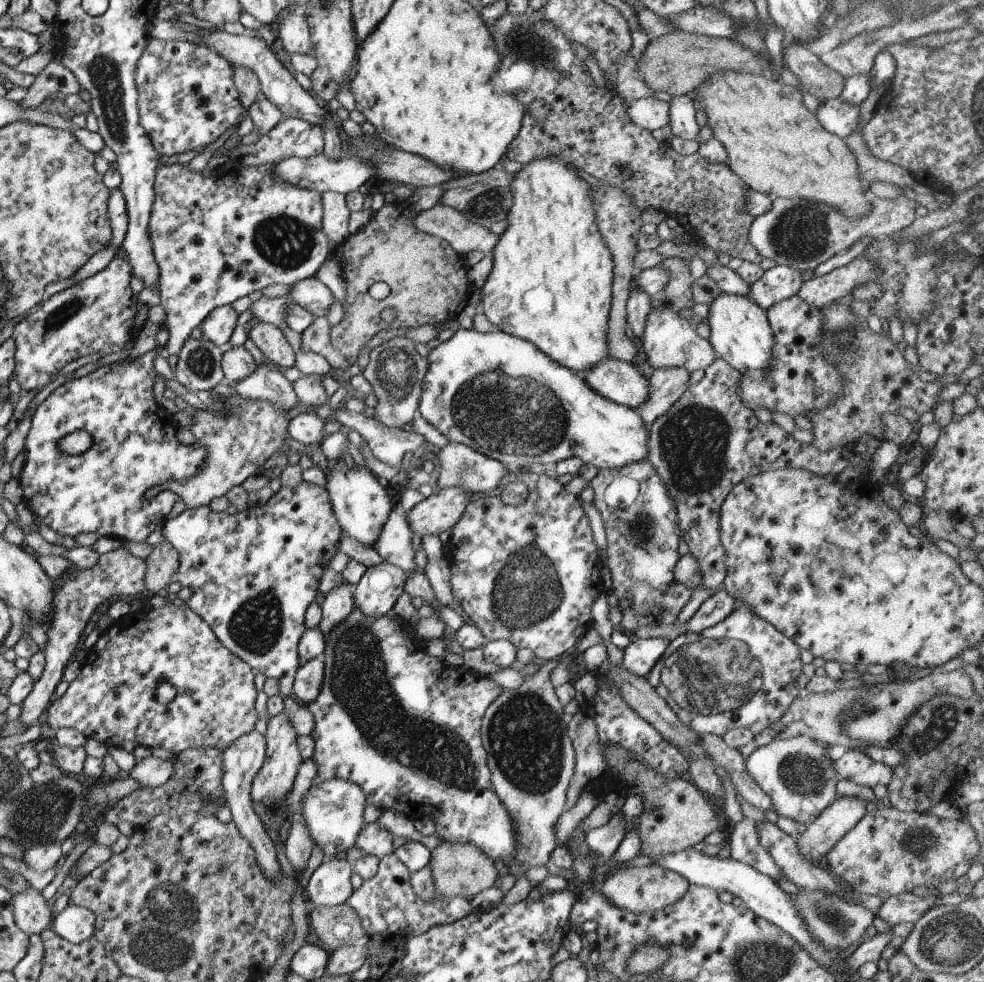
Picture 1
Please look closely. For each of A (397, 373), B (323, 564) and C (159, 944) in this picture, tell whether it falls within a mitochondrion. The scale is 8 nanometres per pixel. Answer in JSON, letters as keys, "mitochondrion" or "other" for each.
{"A":"mitochondrion","B":"other","C":"mitochondrion"}

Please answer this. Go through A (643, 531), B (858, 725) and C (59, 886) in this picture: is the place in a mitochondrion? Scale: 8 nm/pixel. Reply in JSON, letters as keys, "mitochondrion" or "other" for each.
{"A":"mitochondrion","B":"mitochondrion","C":"other"}

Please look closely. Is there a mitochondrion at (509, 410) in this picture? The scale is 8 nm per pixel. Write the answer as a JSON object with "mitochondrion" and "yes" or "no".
{"mitochondrion":"yes"}

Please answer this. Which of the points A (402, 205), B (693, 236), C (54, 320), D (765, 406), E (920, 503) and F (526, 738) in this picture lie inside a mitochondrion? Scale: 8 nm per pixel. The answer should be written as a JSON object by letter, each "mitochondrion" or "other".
{"A":"other","B":"other","C":"mitochondrion","D":"other","E":"other","F":"mitochondrion"}

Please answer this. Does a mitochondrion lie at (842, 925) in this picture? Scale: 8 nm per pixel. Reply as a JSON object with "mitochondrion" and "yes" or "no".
{"mitochondrion":"yes"}

